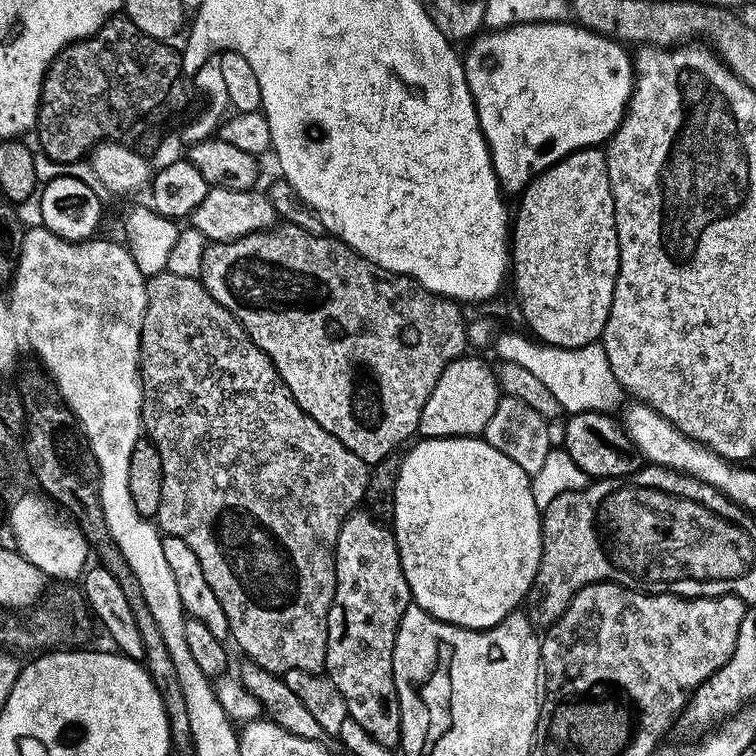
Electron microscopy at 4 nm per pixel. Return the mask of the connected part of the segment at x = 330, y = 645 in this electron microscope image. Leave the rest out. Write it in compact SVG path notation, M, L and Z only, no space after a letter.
M367 510L353 512L342 522L342 530L338 534L338 542L336 543L336 589L334 590L332 605L328 611L324 672L332 679L334 686L338 686L338 694L342 694L342 698L346 698L346 710L351 720L358 722L358 726L362 726L362 730L366 730L366 734L370 734L370 738L374 738L374 742L382 742L382 746L391 749L395 749L400 742L400 703L398 702L398 690L394 686L394 662L392 661L394 658L394 642L396 641L396 631L402 622L402 614L406 614L408 605L411 603L413 603L412 591L406 582L406 574L400 565L400 551L396 545L395 531L391 527L385 526Z

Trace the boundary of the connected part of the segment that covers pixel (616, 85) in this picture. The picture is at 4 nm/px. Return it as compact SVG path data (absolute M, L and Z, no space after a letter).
M572 22L516 24L512 28L485 31L483 34L477 35L467 45L467 48L468 53L465 51L462 56L466 82L470 86L470 94L476 107L480 129L484 135L485 142L488 143L488 152L492 155L492 169L495 170L496 179L499 180L501 189L505 193L523 193L534 177L545 172L551 164L558 163L563 156L569 156L571 152L577 152L580 148L594 148L603 145L612 139L617 126L624 120L628 99L632 97L634 60L630 55L629 49L623 43L613 40L610 36L600 36L597 32L592 32L589 28L579 27Z

